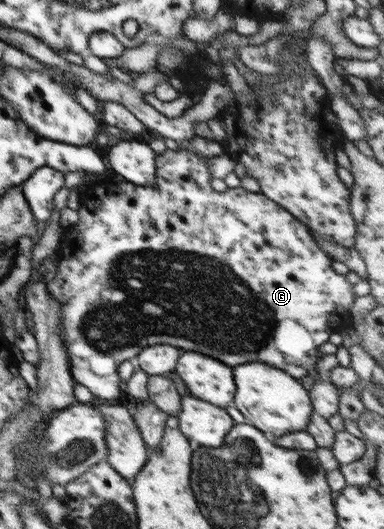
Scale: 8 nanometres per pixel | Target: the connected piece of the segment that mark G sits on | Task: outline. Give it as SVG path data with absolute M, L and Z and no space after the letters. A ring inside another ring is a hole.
M167 149L162 154L158 154L156 159L156 173L154 178L154 185L150 186L142 186L142 185L133 185L128 181L116 179L112 180L109 185L99 185L98 183L92 183L88 185L85 190L79 195L81 206L77 210L79 215L79 220L76 224L72 224L68 228L64 229L64 234L62 236L63 242L60 244L62 247L56 252L58 257L58 273L55 276L47 281L47 291L48 293L58 301L60 304L60 325L61 325L61 334L63 339L64 347L66 348L68 359L70 362L70 371L72 377L75 378L77 383L81 383L84 385L90 393L94 397L99 397L102 400L124 400L124 392L120 390L120 376L118 376L118 366L123 361L134 361L137 355L144 349L146 346L150 345L158 345L158 343L162 343L162 345L172 345L172 347L182 347L182 349L186 349L186 351L196 351L196 353L202 353L202 355L208 355L208 357L214 357L214 359L220 359L222 363L226 363L226 365L230 365L230 367L236 367L236 365L244 365L244 363L250 363L250 361L262 361L262 363L268 363L268 365L272 365L272 367L276 367L276 369L281 369L286 373L289 373L292 377L295 377L297 380L301 380L306 375L296 375L296 373L306 373L306 371L315 371L316 361L319 359L319 349L320 345L324 345L328 339L330 339L330 335L332 333L336 333L339 331L340 325L342 325L342 321L344 321L344 317L346 317L346 313L351 308L354 303L356 296L354 295L353 285L346 280L346 275L338 274L334 269L332 269L332 260L326 255L327 253L317 244L317 241L312 237L312 233L309 231L309 228L305 226L297 217L294 217L294 214L291 214L289 211L286 211L282 206L277 205L274 201L271 201L268 197L265 197L261 192L260 193L250 193L250 191L246 191L242 187L236 187L236 189L229 189L224 191L224 193L218 193L218 191L214 191L211 186L211 173L209 169L209 164L202 157L198 157L194 152L181 149L180 151L172 151ZM114 211L116 211L116 215L120 213L122 217L120 219L124 219L124 221L114 221ZM272 351L274 353L278 353L278 357L288 357L288 371L286 371L286 359L270 359L272 357Z

